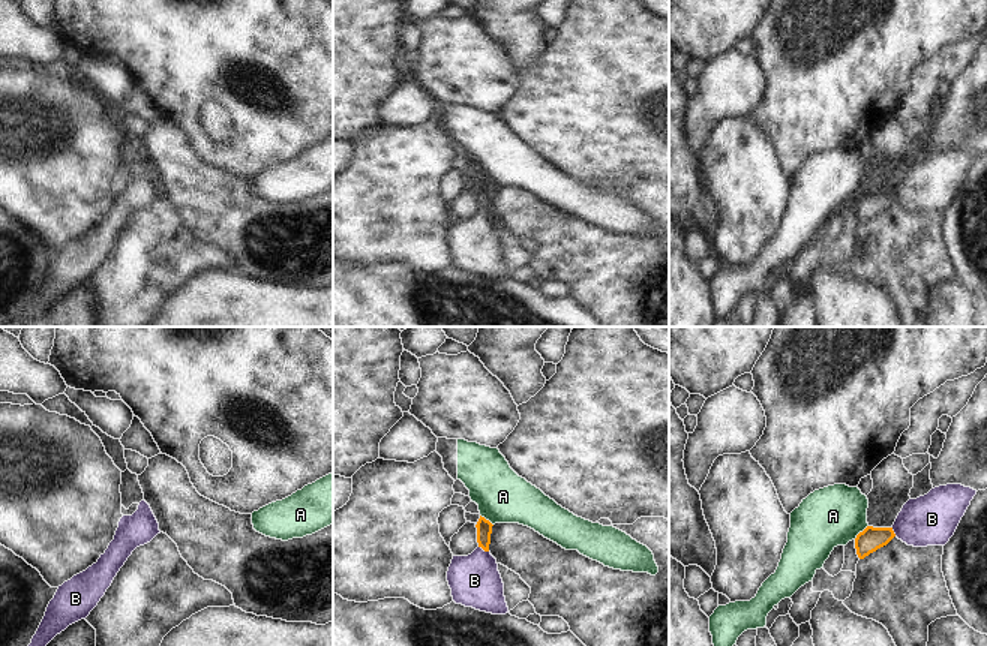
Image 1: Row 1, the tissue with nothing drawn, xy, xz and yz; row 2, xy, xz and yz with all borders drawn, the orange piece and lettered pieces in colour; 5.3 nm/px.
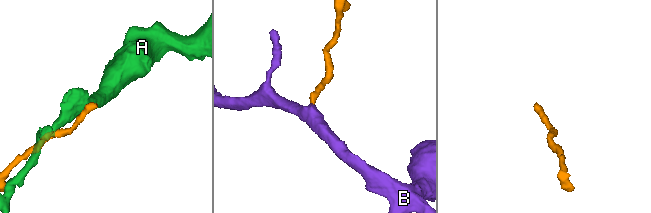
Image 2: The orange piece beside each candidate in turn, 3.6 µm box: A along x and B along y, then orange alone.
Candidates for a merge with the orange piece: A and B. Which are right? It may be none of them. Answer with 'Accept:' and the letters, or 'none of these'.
Accept: B

